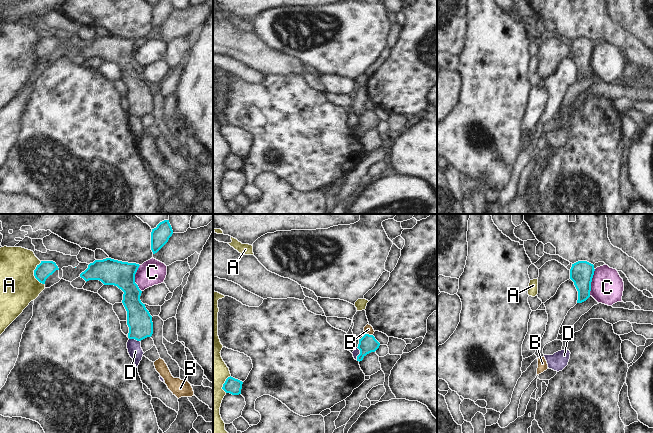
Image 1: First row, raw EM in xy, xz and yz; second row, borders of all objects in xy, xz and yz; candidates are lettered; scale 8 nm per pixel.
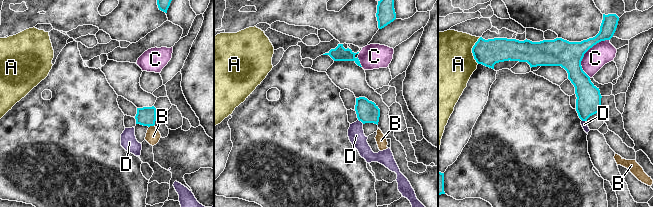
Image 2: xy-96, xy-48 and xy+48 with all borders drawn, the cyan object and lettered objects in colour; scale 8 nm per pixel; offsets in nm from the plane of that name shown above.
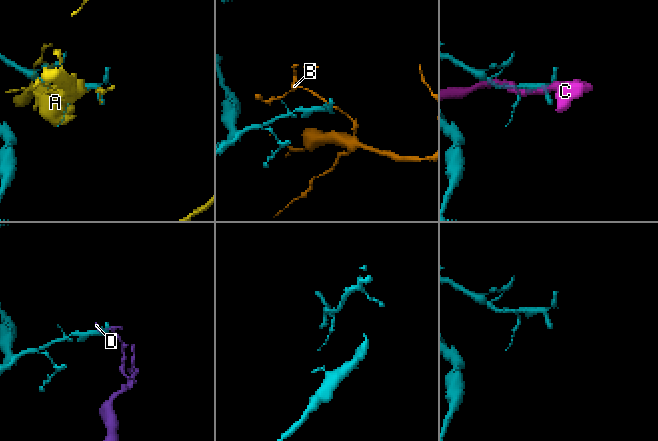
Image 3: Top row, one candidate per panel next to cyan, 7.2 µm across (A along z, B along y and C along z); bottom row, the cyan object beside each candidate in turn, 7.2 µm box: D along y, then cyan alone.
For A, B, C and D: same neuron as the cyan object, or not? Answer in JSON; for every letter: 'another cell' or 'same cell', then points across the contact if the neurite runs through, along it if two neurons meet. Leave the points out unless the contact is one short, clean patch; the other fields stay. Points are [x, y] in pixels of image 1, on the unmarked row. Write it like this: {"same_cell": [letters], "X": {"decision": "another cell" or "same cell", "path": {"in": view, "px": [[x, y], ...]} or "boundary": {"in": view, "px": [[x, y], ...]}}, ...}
{"same_cell": [], "A": {"decision": "another cell"}, "B": {"decision": "another cell", "boundary": {"in": "xz", "px": [[365, 109], [372, 111]]}}, "C": {"decision": "another cell"}, "D": {"decision": "another cell", "boundary": {"in": "xy", "px": [[129, 114], [139, 117]]}}}

